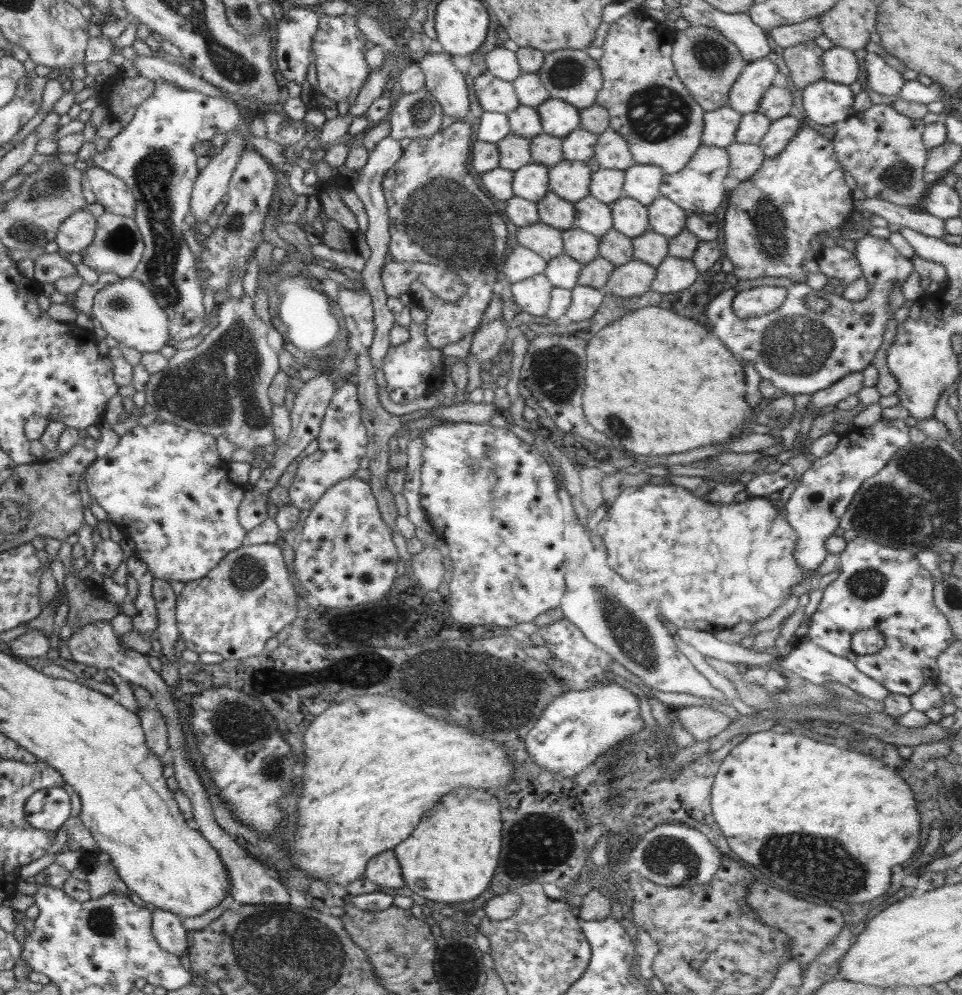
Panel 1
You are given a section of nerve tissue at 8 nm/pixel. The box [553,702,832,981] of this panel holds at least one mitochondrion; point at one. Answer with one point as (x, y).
(670, 856)

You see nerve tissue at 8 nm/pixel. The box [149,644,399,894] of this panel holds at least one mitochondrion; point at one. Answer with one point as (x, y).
(231, 728)

